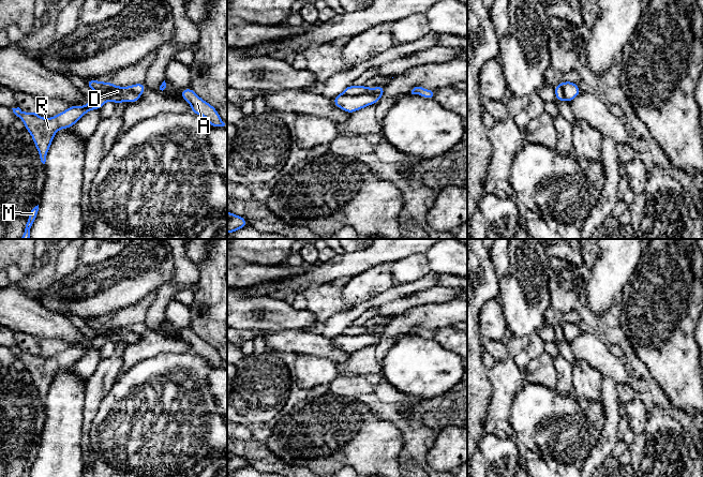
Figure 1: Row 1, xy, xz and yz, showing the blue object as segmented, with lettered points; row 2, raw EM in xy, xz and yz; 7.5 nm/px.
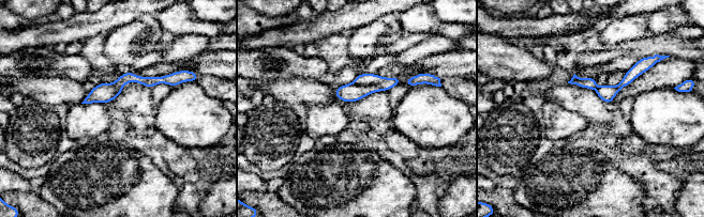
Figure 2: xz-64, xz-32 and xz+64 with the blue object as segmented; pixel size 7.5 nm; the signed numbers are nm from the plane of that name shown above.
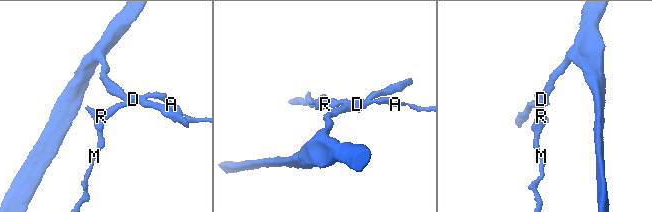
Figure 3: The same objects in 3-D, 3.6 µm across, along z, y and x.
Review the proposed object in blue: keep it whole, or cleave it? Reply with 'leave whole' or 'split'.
split

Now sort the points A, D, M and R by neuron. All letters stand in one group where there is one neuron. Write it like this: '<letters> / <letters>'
A M R / D

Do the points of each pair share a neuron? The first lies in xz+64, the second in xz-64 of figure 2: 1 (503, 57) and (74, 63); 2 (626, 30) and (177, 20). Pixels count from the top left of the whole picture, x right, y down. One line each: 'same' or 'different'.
1: same
2: different

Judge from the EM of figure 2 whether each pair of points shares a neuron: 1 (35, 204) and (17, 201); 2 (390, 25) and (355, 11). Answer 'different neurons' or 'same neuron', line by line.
1: same neuron
2: different neurons

